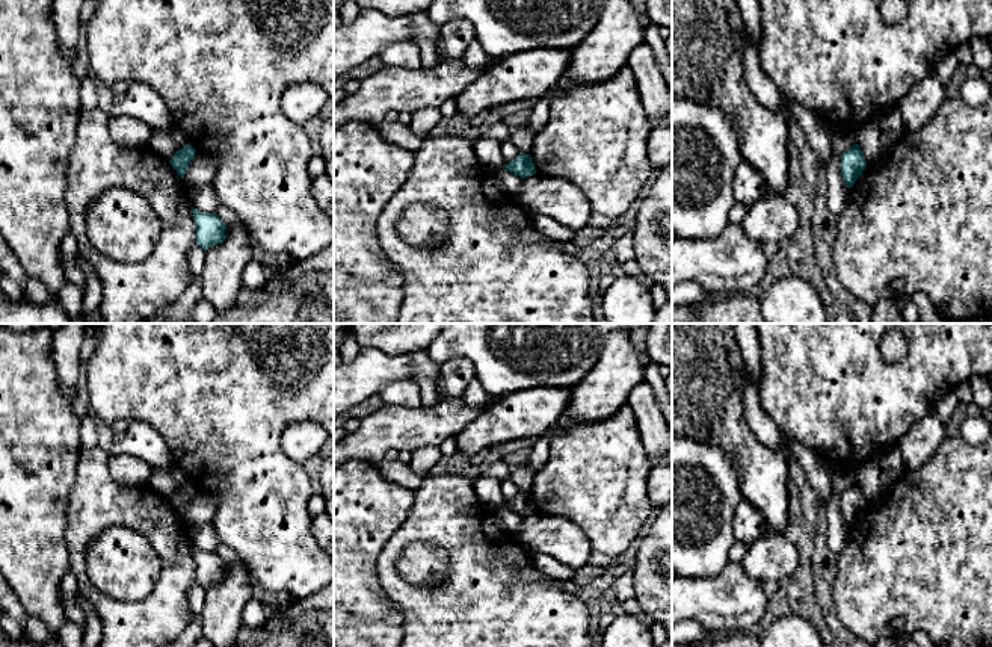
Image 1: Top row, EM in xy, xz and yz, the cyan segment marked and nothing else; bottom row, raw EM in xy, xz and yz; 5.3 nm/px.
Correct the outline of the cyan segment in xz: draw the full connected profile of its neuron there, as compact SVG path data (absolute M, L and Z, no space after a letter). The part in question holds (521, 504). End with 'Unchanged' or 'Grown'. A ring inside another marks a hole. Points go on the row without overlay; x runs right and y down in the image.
M519 491L512 500L506 502L504 506L521 517L536 512L530 493Z. Unchanged

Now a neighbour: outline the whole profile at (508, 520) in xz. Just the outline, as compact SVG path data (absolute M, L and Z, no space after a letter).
M501 506L494 509L494 519L503 531L518 534L524 517L521 517L519 514L515 514L506 506Z

